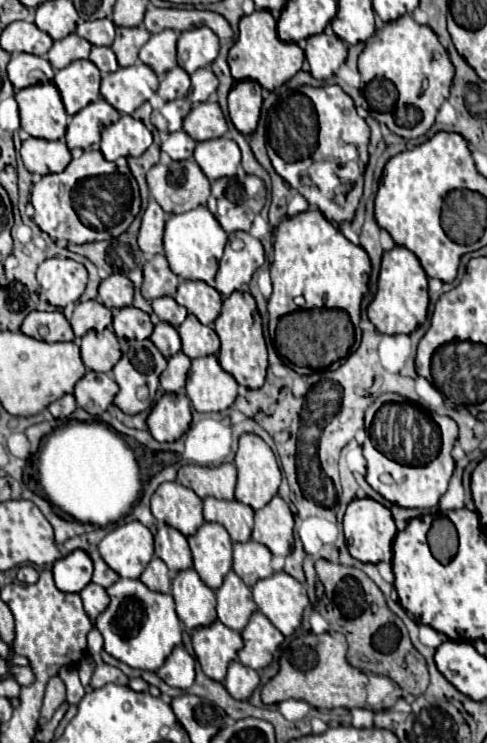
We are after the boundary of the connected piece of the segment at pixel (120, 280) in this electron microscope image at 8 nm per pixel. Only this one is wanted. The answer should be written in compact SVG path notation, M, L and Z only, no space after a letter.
M109 275L99 285L99 297L105 307L121 309L133 303L133 283L125 275Z

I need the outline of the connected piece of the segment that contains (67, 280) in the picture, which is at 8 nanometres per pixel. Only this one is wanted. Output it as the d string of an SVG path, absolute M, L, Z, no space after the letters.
M53 257L53 259L45 259L39 265L37 281L47 301L53 307L63 309L65 305L79 301L79 297L85 291L88 272L85 265L73 259Z

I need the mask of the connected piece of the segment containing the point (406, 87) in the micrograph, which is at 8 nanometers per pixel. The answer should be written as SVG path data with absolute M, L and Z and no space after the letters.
M407 13L395 21L387 21L383 29L375 33L375 41L365 45L363 53L359 55L358 70L361 81L365 83L365 99L369 101L371 109L377 113L393 111L397 129L391 131L405 139L421 137L433 125L441 103L449 97L455 73L455 67L435 31L427 25L419 25Z

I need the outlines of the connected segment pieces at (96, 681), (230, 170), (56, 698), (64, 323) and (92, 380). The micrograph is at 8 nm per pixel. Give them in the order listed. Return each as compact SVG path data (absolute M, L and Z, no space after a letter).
M99 661L97 667L95 667L95 671L93 671L93 675L91 675L91 687L93 687L93 689L99 689L99 687L103 687L103 685L107 685L107 683L127 685L129 679L127 679L127 675L125 675L121 669L111 667L111 665Z
M227 137L197 143L193 157L209 181L233 177L241 163L241 151L237 143Z
M59 675L51 677L45 689L45 699L43 699L43 709L41 709L41 725L47 723L53 713L59 709L59 705L65 703L65 683Z
M31 311L23 325L21 331L33 339L39 341L73 341L73 329L69 325L69 321L65 319L65 315L61 311L53 311L53 313L45 313L45 311Z
M87 371L75 385L75 399L81 409L91 415L101 415L113 403L119 387L107 373Z

